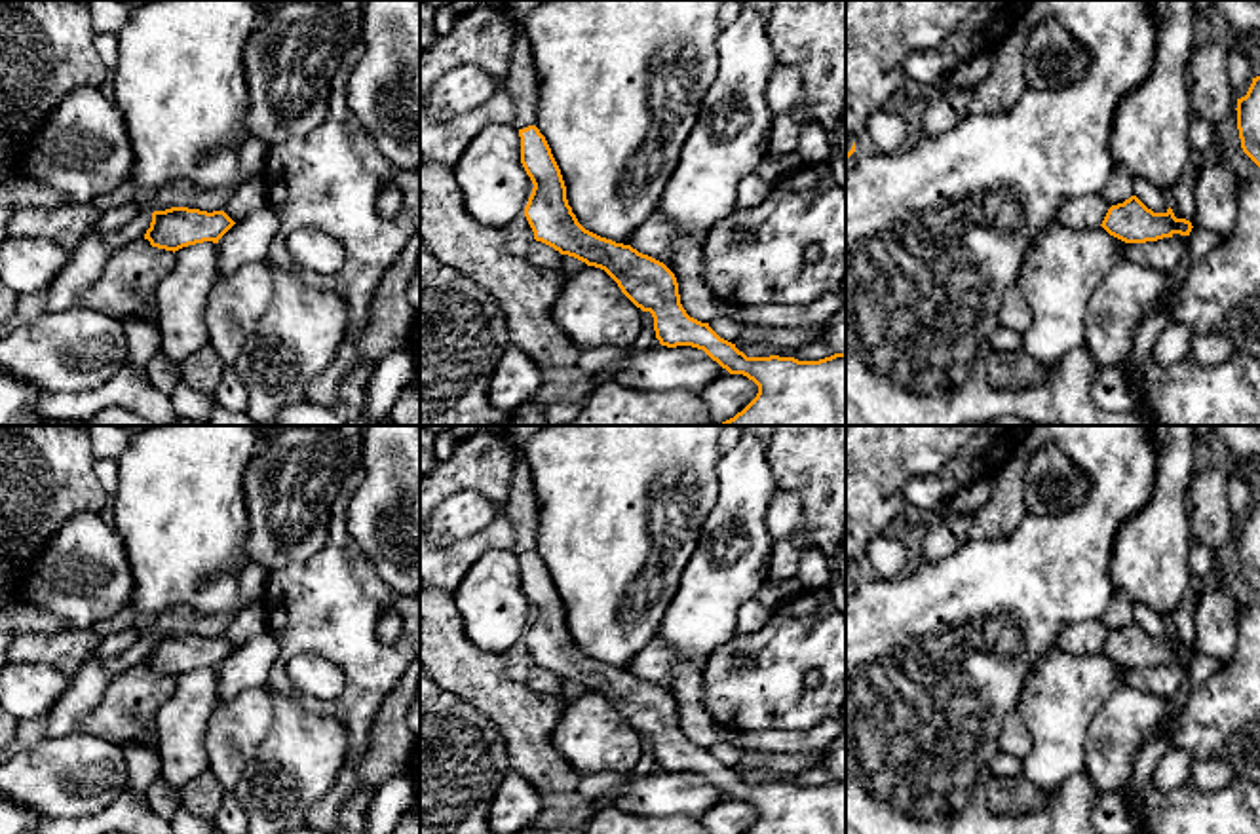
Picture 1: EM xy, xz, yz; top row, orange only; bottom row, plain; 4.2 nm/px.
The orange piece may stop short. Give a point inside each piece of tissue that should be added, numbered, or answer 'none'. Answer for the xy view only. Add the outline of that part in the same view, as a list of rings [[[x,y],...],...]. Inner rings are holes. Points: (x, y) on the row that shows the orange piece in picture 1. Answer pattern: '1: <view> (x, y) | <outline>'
none

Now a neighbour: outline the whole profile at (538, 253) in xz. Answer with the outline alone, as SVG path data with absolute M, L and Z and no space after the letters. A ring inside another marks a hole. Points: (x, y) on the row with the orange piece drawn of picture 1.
M530 241L525 258L534 266L559 272L561 253L542 241Z

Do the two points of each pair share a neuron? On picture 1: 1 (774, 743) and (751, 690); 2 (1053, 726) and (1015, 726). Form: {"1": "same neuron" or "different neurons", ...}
{"1": "different neurons", "2": "different neurons"}

